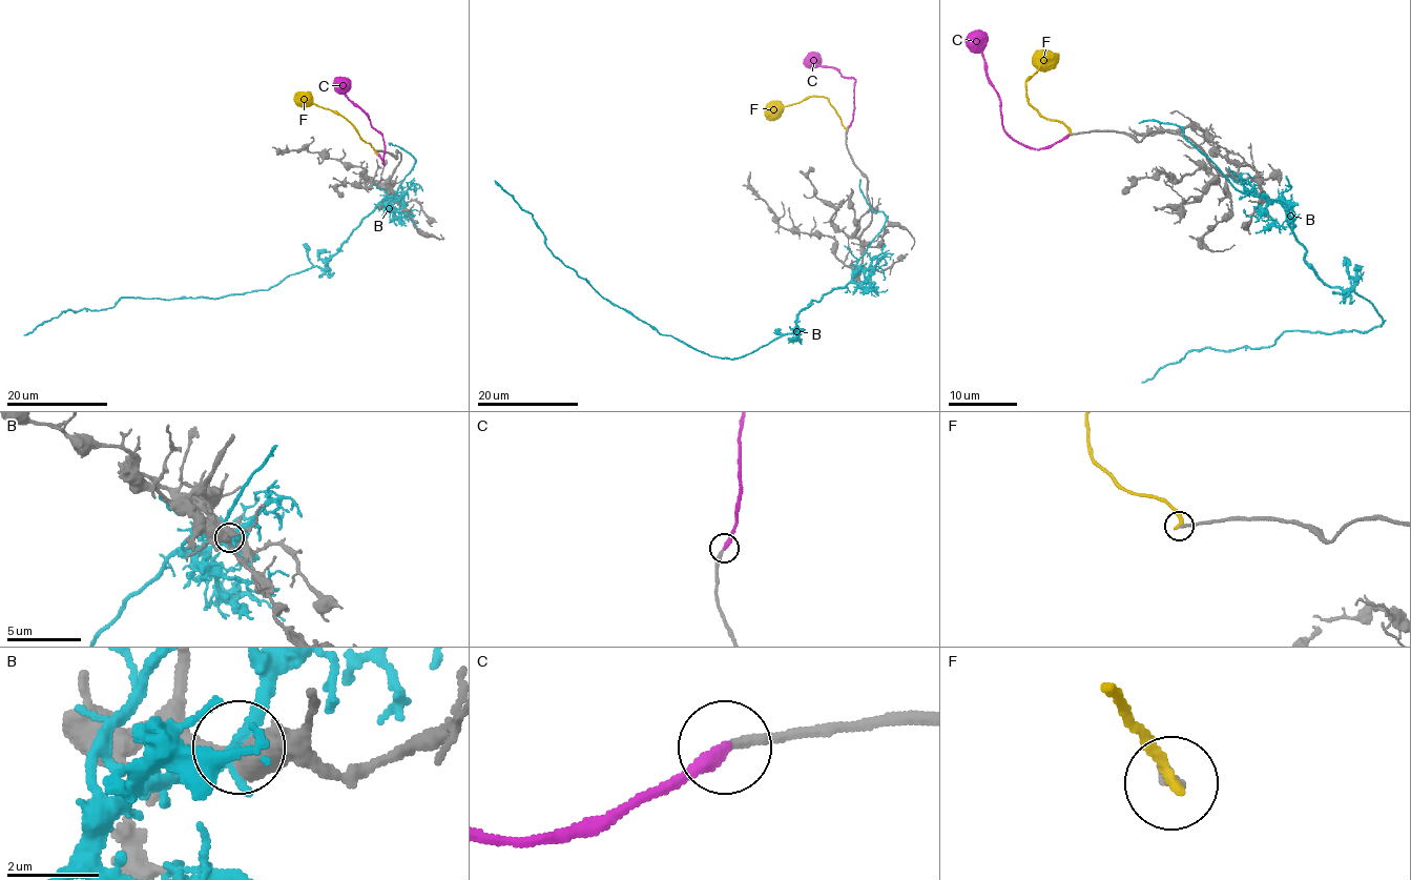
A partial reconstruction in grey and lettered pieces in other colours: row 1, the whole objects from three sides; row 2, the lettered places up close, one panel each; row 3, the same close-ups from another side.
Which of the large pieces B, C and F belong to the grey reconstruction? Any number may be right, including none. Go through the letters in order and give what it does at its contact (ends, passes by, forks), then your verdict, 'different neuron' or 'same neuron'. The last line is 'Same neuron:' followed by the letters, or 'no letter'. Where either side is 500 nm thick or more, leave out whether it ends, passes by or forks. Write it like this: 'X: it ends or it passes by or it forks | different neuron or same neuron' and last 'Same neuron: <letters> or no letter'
B: it passes by | different neuron
C: it ends | same neuron
F: it ends | different neuron
Same neuron: C

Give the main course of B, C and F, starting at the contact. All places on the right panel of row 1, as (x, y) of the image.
B: (1260, 195), (1281, 205), (1313, 272), (1368, 300), (1383, 323), (1284, 331), (1267, 347), (1195, 349), (1141, 382)
C: (1067, 136), (1049, 146), (1030, 149), (1003, 128), (1000, 99), (988, 78), (976, 29)
F: (1070, 134), (1062, 123), (1046, 120), (1026, 96), (1026, 82), (1054, 53)

